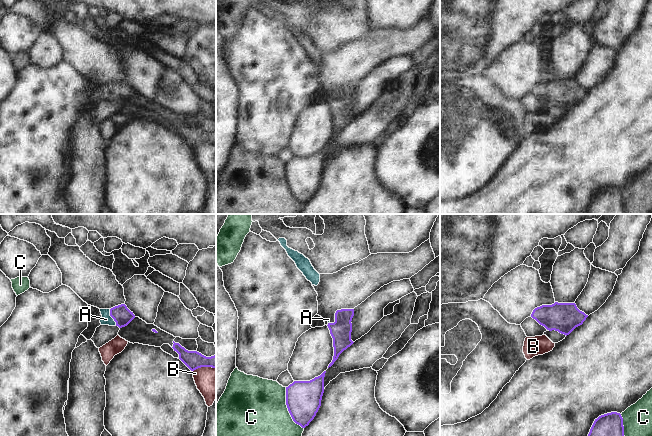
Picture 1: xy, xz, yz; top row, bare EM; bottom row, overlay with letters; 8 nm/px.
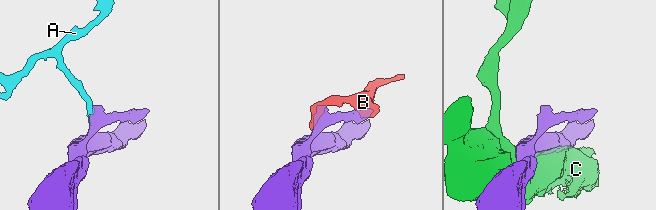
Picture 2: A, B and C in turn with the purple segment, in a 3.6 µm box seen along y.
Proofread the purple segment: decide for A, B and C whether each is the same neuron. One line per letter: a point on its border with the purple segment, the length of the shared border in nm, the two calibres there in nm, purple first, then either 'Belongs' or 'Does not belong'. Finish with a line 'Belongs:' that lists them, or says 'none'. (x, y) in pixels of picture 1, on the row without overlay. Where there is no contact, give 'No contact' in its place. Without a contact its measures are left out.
A: Touches purple at xy (111, 92). Shared border 140 nm. Thickness 150 nm (purple) against 90 nm. Belongs
B: Touches purple at xy (203, 142). Shared border 200 nm. Thickness 150 nm (purple) against 260 nm. Does not belong
C: Touches purple at xz (288, 185). Shared border 360 nm. Thickness 280 nm (purple) against 500 nm. Does not belong
Belongs: A.

